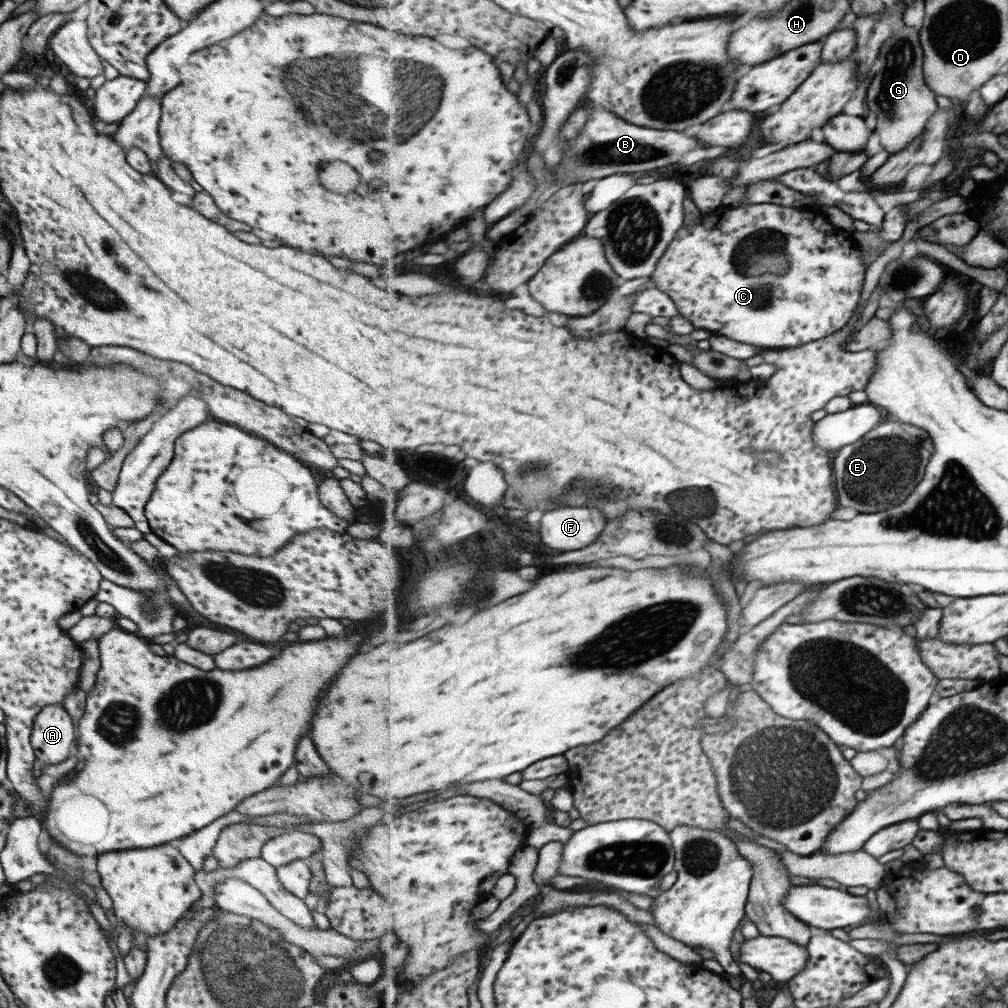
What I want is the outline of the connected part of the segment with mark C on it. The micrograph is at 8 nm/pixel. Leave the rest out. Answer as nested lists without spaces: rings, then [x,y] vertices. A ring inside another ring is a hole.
[[[753,204],[753,206],[735,208],[735,210],[721,210],[721,214],[701,214],[695,224],[684,224],[678,230],[677,238],[669,244],[669,248],[656,264],[653,279],[656,287],[667,293],[676,302],[680,315],[690,320],[695,328],[701,328],[711,334],[723,335],[737,342],[786,351],[788,348],[795,348],[828,337],[845,325],[851,324],[856,313],[855,308],[861,298],[863,284],[865,284],[866,267],[860,244],[854,240],[851,232],[837,228],[826,217],[821,218],[821,214],[815,216],[811,212],[801,212],[801,210],[789,208],[789,206]]]

